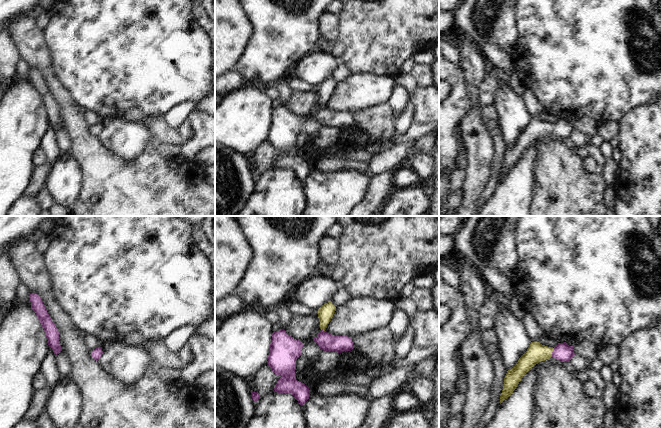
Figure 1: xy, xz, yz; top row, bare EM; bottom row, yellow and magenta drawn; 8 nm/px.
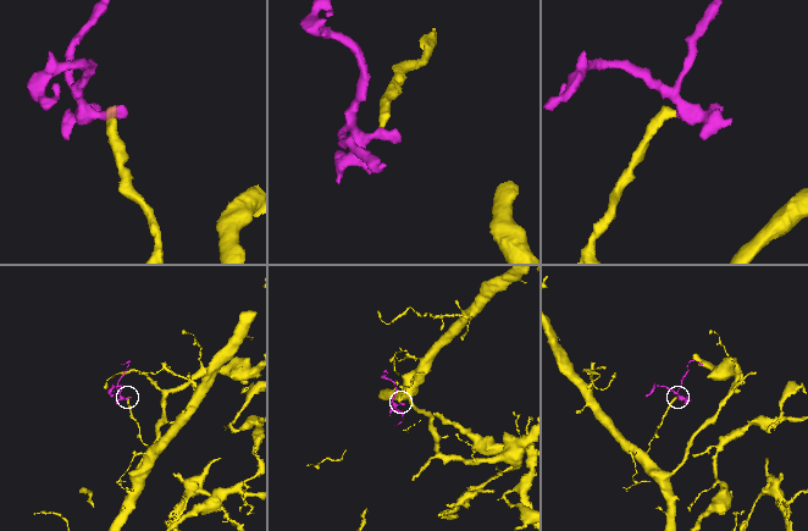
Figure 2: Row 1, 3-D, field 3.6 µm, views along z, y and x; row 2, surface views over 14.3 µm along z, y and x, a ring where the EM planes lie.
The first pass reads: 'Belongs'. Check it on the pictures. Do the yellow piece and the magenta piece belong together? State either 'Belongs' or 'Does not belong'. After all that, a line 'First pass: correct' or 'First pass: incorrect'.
Belongs
First pass: correct

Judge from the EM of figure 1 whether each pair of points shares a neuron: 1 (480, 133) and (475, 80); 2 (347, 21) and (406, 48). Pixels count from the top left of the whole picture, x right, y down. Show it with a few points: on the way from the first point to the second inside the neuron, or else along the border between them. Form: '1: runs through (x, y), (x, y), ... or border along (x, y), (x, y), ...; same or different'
1: runs through (476, 120), (474, 93); same
2: runs through (362, 21), (381, 23), (391, 33); same

